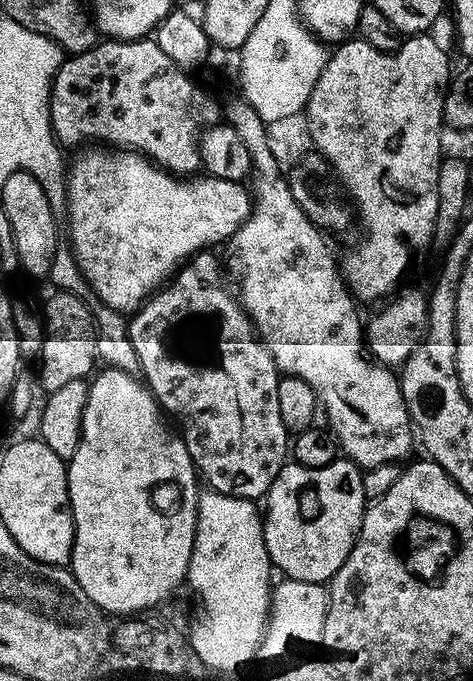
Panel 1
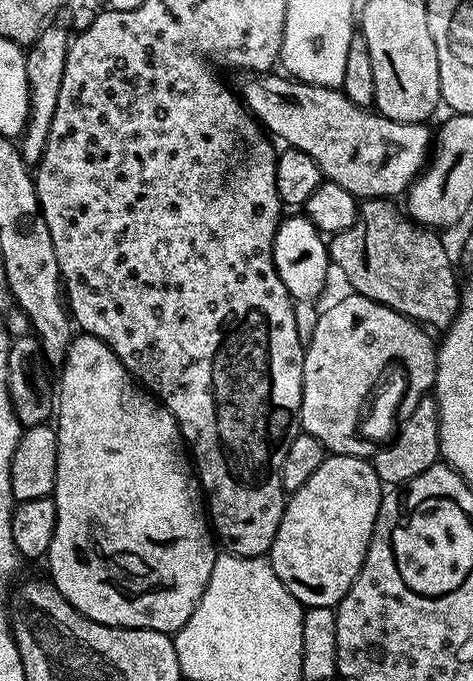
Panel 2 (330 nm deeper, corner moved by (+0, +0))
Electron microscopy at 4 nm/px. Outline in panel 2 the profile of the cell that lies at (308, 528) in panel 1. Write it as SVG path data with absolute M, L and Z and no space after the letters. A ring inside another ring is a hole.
M329 455L321 459L316 475L306 478L301 488L287 497L284 513L270 549L274 574L286 586L286 590L305 609L335 608L347 594L354 578L358 578L362 562L366 558L368 543L378 518L381 482L378 474L365 467L362 457Z

